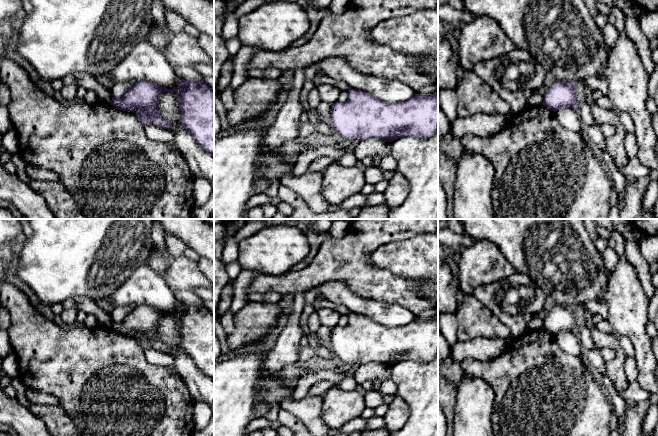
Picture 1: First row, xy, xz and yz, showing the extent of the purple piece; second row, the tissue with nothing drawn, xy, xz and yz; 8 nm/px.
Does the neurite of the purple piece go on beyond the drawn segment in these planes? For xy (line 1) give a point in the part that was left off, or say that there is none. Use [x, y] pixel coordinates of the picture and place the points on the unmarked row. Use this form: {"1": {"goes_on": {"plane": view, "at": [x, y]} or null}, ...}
{"1": {"goes_on": null}}

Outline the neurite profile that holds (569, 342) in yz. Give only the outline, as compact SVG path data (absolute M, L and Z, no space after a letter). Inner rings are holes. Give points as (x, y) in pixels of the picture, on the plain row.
M561 331L556 336L556 341L561 349L569 355L583 357L585 350L581 346L577 333Z

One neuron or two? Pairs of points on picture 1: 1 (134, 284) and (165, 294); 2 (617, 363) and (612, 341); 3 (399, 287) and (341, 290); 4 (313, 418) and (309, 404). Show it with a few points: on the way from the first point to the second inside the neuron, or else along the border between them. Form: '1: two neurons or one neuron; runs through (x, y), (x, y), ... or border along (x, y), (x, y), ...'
1: one neuron; runs through (142, 287), (148, 287), (157, 293)
2: one neuron; runs through (618, 358), (616, 346)
3: two neurons; border along (337, 281), (342, 281), (363, 297), (372, 298)
4: one neuron; runs through (310, 415), (309, 407)

